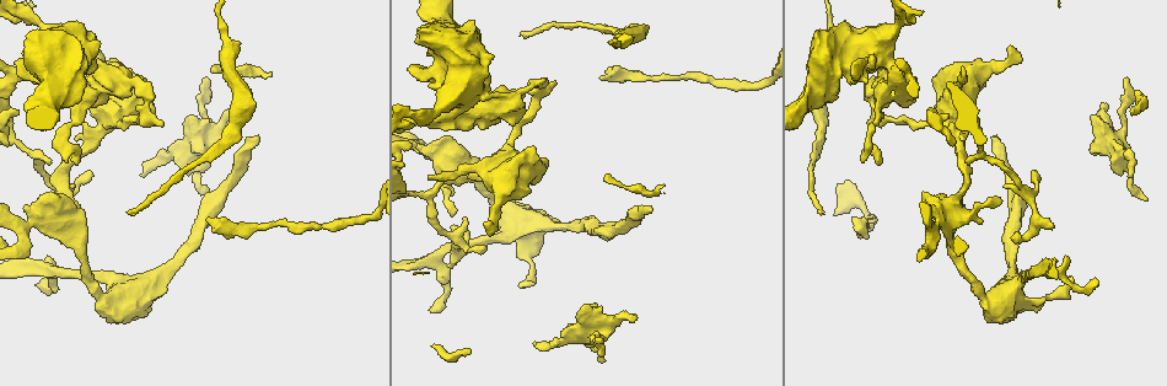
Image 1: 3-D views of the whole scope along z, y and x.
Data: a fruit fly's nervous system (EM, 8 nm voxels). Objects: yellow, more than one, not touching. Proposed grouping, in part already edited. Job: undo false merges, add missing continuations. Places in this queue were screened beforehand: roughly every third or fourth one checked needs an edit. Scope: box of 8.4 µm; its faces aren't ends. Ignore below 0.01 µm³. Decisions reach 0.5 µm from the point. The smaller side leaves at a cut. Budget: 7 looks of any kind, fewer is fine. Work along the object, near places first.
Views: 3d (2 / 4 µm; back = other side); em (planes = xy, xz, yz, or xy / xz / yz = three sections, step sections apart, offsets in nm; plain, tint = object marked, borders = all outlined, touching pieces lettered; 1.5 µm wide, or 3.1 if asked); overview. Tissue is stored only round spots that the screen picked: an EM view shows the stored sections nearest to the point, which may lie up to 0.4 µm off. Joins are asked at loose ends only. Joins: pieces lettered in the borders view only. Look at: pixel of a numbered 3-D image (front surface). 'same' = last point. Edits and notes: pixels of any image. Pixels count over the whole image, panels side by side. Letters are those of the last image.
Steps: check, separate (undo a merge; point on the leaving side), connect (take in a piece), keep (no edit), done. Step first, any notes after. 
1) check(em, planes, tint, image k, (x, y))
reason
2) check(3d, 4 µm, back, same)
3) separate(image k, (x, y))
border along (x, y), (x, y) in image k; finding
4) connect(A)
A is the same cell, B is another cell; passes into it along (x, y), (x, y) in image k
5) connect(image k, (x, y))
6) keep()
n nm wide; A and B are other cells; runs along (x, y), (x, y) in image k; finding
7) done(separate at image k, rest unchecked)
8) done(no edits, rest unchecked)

check(3d, 4 µm, image 1, (603, 360))
thin end

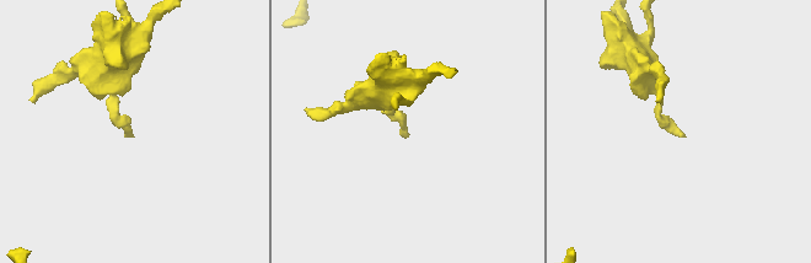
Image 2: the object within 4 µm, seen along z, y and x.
check(em, xz, step 4, tint, image 2, (132, 137))

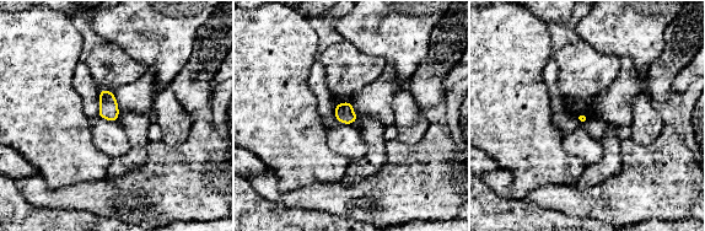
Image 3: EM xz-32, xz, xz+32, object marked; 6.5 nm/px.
check(em, planes, borders, same)

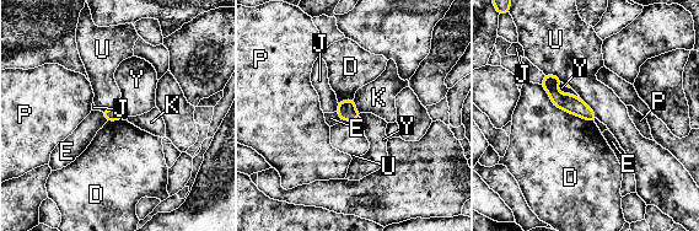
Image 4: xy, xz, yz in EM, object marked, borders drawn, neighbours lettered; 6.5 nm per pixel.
keep()
90 nm wide; D, E, J, K, P, U and Y are other cells; border along (541, 85), (555, 106), (593, 122) in image 4; no lettered piece goes on from it

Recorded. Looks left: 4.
check(em, planes, borders, image 1, (1012, 275))
calibre changes

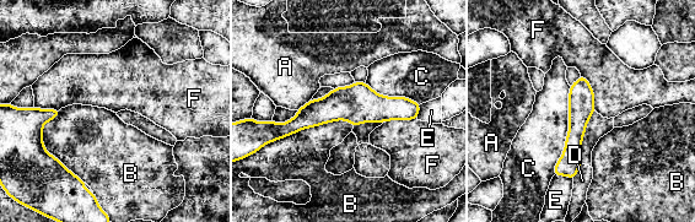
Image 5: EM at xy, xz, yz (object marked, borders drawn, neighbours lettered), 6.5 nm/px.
keep()
C touches over 600 nm; A, B, C, D, E and F are other cells; runs along (416, 107), (329, 108), (278, 126) in image 5; all the same cell

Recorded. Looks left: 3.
check(em, xy, step 8, borders, image 1, (819, 211))
thin end

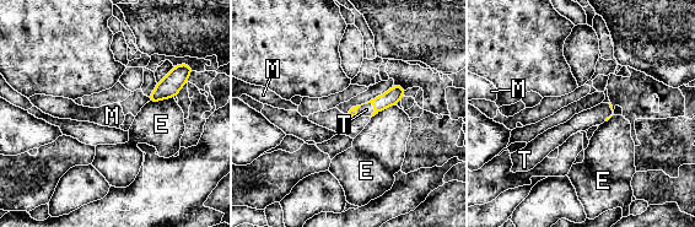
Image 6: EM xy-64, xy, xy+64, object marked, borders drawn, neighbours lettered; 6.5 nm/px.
connect(T)
T is the same cell, E and M are other cells; passes into it along (393, 95), (362, 104), (366, 109) in image 6; the cell continues

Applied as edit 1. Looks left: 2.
done(connect at image 6, rest unchecked)

